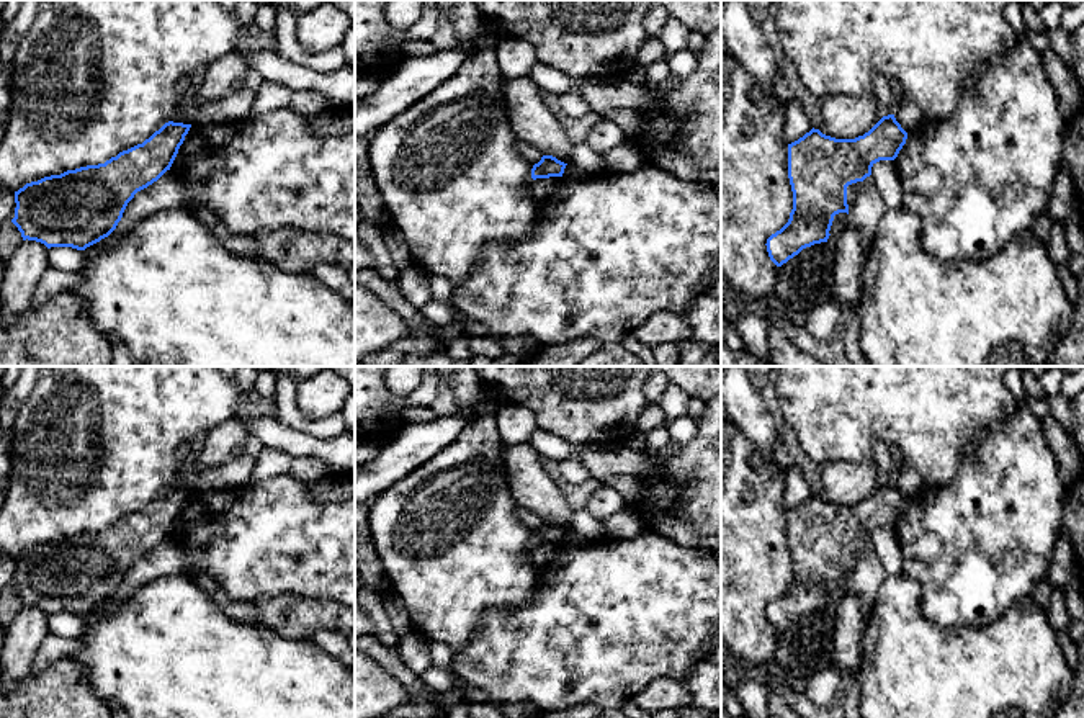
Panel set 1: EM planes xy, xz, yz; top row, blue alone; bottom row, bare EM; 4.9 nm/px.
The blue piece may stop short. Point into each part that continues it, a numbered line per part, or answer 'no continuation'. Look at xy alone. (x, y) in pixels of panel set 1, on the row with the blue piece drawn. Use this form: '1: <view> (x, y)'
no continuation

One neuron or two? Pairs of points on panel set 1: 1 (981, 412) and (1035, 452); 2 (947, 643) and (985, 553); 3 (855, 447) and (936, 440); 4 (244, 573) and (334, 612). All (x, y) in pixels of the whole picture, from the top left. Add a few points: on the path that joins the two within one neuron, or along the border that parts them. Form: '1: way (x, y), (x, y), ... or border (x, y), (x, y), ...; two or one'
1: border (1019, 406), (1011, 416), (986, 427), (965, 447); two
2: border (921, 605), (929, 620), (944, 627), (991, 622); two
3: way (873, 429), (916, 432); one
4: border (329, 599), (273, 594), (262, 596), (254, 604); two

